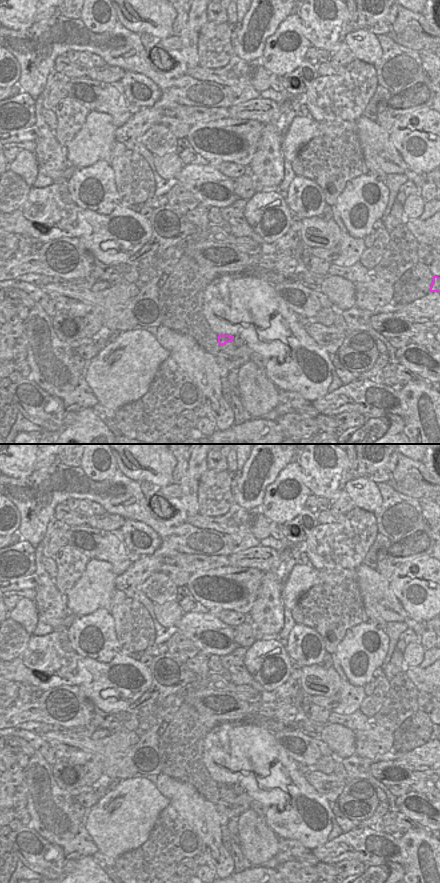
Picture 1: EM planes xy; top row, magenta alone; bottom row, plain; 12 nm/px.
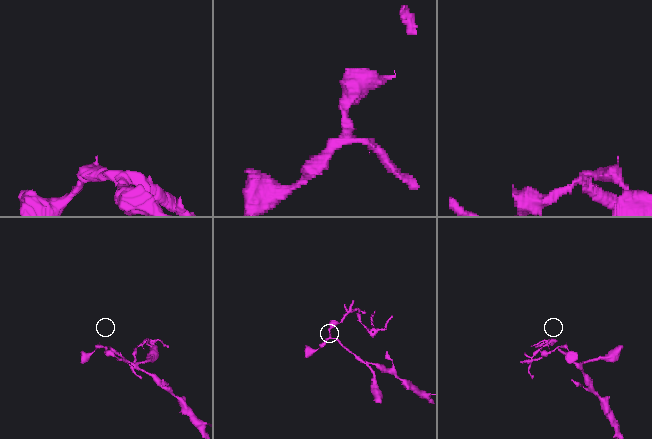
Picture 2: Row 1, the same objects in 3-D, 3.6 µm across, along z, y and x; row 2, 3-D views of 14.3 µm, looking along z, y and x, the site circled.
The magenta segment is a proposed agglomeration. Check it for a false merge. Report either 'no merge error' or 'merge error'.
merge error

